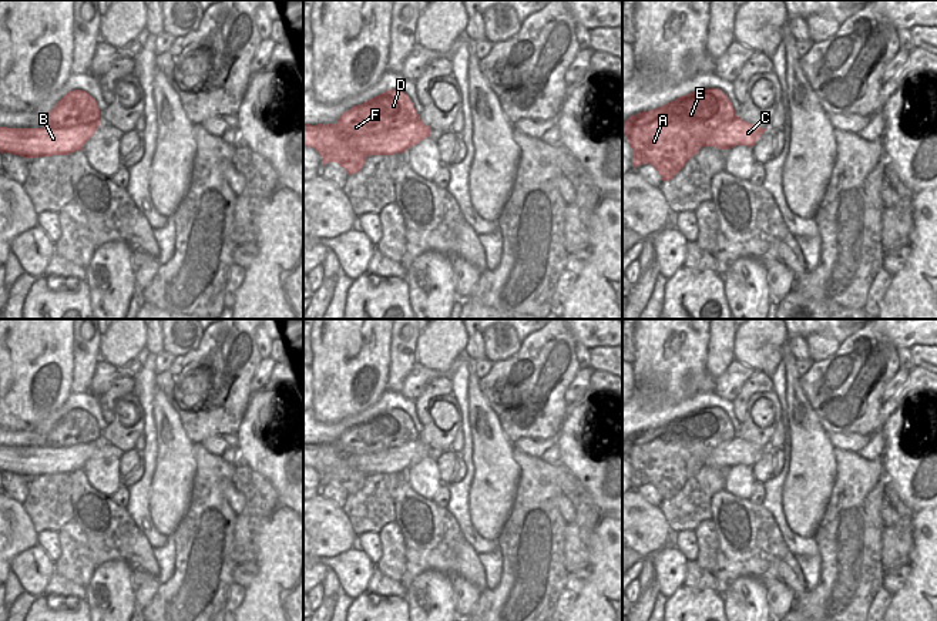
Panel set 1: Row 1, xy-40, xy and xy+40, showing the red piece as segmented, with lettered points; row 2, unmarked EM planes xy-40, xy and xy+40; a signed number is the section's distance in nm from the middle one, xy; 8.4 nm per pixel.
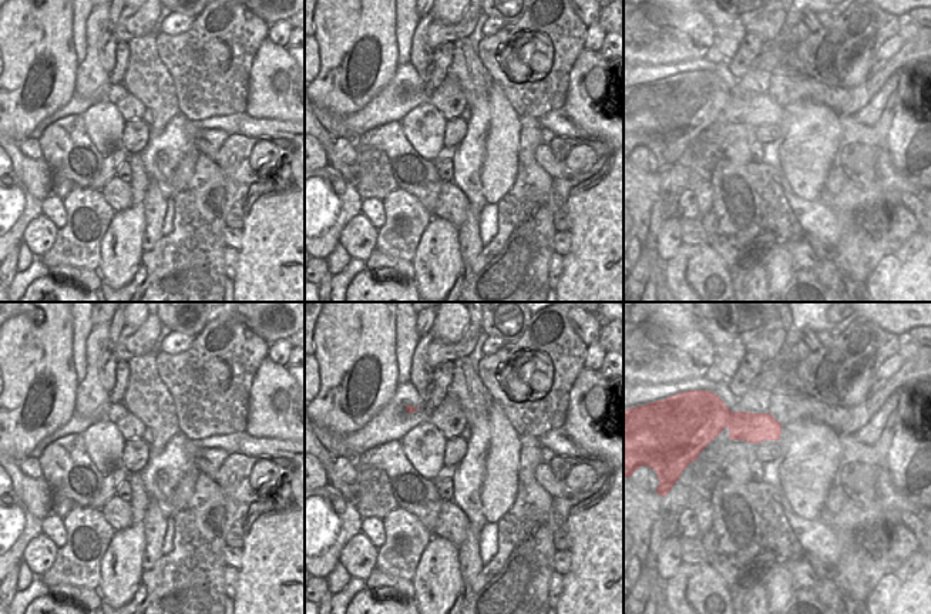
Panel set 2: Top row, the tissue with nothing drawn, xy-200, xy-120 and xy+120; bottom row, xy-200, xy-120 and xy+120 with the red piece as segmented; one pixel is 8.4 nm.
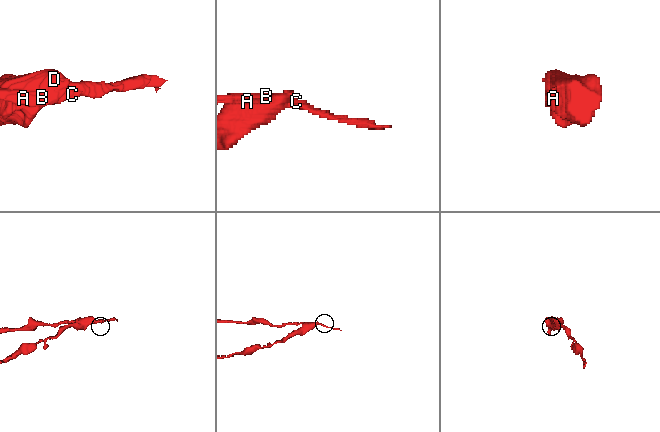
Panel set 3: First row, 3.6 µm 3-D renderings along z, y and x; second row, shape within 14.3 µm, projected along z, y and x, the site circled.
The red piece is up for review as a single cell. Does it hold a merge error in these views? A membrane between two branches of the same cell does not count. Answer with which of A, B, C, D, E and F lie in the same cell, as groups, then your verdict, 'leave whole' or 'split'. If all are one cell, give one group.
A D E F / B C; split

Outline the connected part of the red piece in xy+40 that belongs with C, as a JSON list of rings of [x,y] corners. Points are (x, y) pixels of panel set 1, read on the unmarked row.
[[[735,436],[729,442],[715,447],[705,459],[705,466],[715,466],[718,469],[731,469],[736,464],[752,466],[766,449],[768,447],[760,447],[740,436]]]

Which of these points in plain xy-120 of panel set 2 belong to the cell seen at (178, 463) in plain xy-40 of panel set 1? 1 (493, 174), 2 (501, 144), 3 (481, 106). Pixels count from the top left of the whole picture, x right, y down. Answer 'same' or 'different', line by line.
1: same
2: same
3: different

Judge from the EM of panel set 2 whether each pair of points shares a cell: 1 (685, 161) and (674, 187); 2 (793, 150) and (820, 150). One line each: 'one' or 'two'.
1: one
2: one

